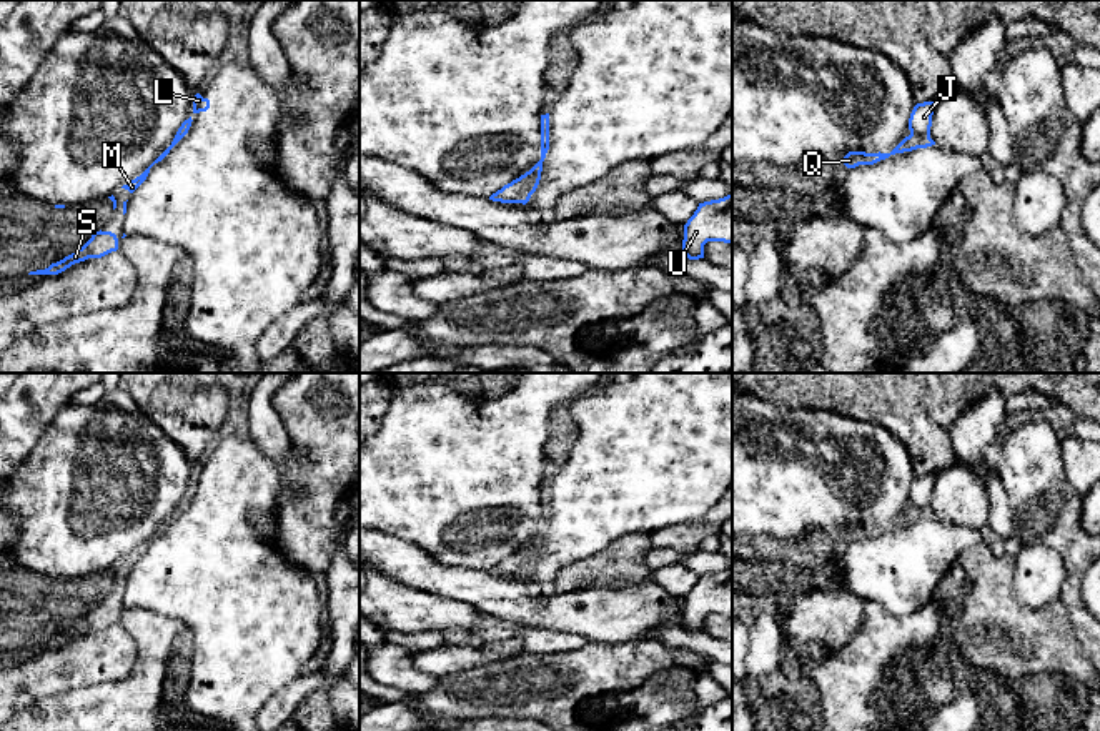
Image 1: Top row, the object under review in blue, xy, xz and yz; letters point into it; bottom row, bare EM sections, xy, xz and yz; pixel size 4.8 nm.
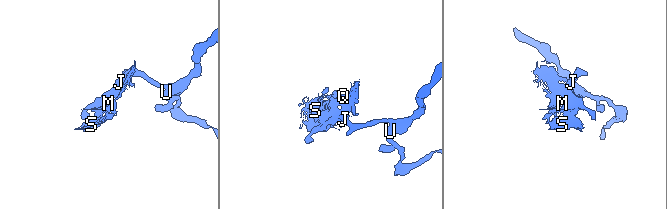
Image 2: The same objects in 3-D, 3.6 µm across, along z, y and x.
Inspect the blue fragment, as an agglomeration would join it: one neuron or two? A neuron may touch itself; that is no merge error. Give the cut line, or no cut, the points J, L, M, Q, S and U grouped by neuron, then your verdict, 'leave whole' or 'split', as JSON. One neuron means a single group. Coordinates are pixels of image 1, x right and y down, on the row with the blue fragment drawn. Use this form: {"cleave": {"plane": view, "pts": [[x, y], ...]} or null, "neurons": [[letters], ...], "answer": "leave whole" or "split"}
{"cleave": null, "neurons": [["J", "L", "M", "Q", "S", "U"]], "answer": "leave whole"}

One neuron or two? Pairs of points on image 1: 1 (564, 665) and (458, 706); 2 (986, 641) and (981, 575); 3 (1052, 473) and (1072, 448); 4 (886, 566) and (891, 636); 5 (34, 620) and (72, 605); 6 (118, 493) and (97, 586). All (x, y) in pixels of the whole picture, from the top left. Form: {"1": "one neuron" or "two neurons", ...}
{"1": "one neuron", "2": "one neuron", "3": "two neurons", "4": "two neurons", "5": "one neuron", "6": "two neurons"}

